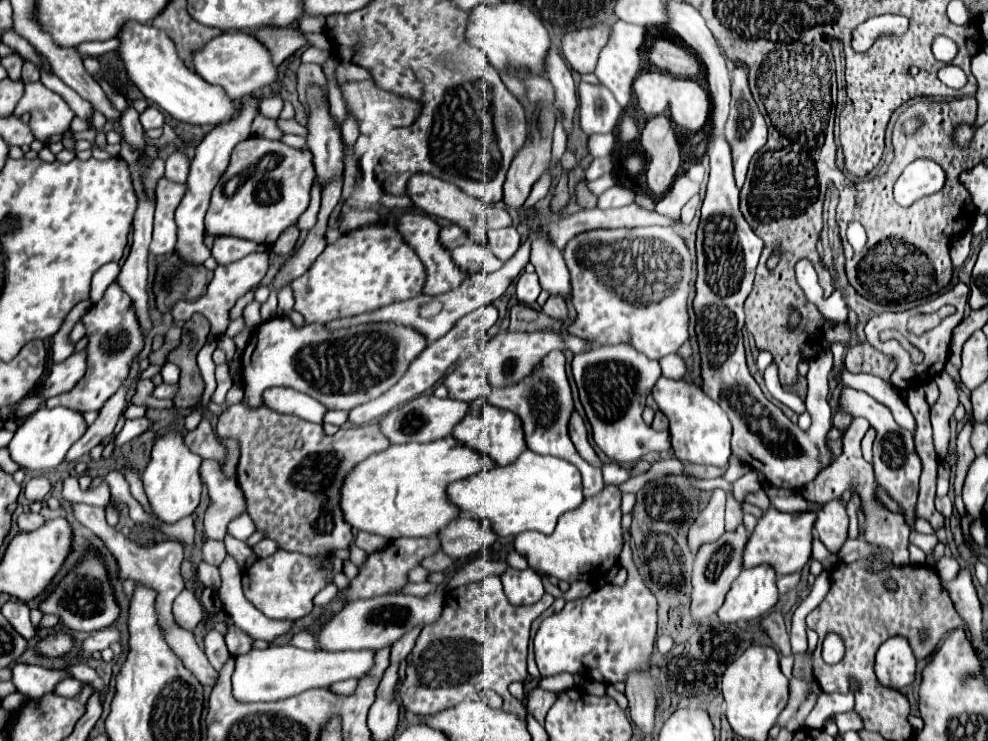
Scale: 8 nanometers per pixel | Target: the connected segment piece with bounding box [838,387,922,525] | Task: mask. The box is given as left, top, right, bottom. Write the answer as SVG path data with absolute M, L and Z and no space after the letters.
M844 387L840 391L840 399L838 399L840 407L848 413L852 413L854 417L866 417L870 421L870 425L876 429L876 441L874 441L874 475L876 481L890 493L890 497L894 501L898 501L904 509L904 519L914 525L914 505L918 499L918 479L920 479L920 457L916 455L914 449L914 441L912 441L912 433L908 429L902 429L888 407L880 405L875 399L863 391L856 391L850 387Z

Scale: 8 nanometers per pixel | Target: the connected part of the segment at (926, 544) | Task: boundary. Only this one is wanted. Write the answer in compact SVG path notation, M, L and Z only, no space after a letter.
M916 531L910 533L910 541L914 545L918 545L924 553L926 553L926 567L934 567L936 561L934 561L934 547L938 545L938 537L930 537L930 535L920 535Z

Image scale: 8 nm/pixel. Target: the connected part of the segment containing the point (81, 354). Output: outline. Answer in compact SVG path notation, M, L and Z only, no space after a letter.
M82 349L78 353L72 353L66 361L54 363L46 381L44 381L44 387L40 389L40 393L48 399L48 397L70 391L78 383L78 379L84 377L86 357L88 357L86 349Z

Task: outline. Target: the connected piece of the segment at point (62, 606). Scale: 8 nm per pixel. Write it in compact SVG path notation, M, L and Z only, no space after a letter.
M88 555L88 559L80 567L76 567L72 573L68 573L54 587L54 591L40 603L40 611L58 615L60 621L74 631L92 633L112 625L114 619L118 617L118 605L112 595L112 587L108 585L108 575L102 561L96 555Z

